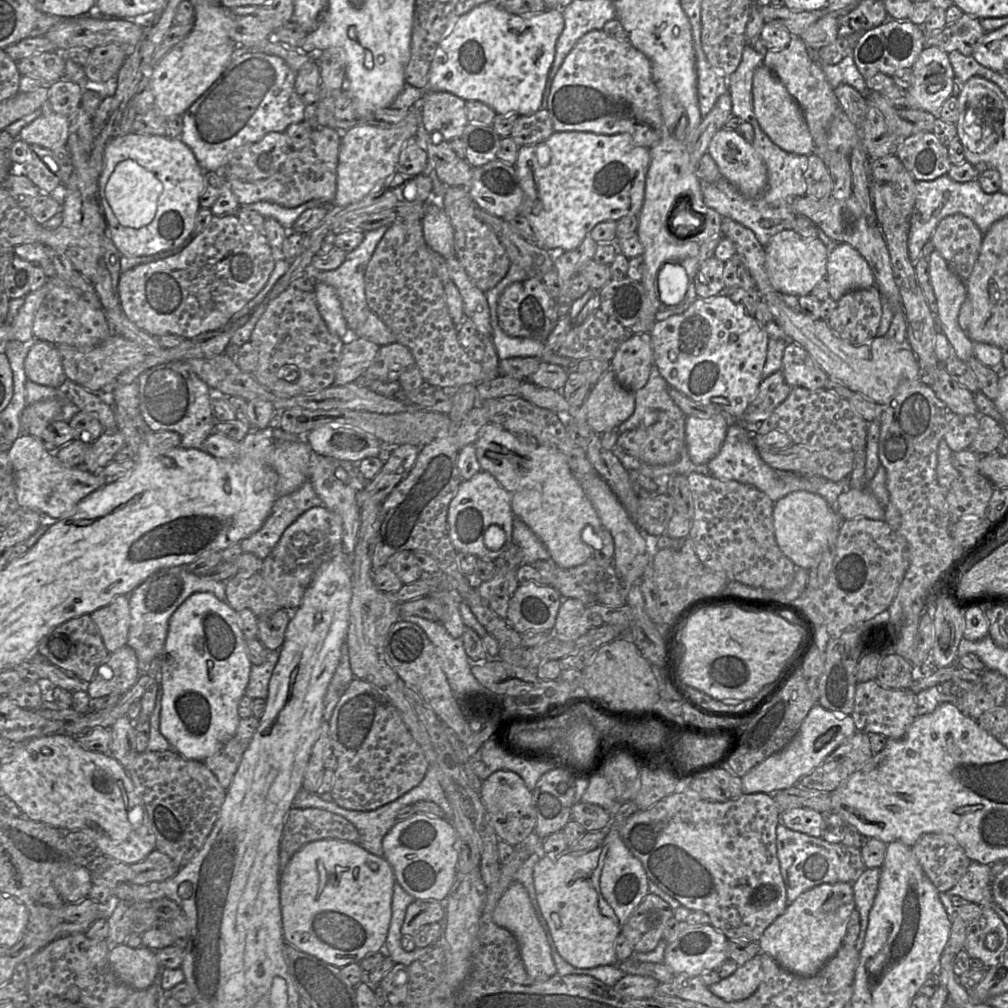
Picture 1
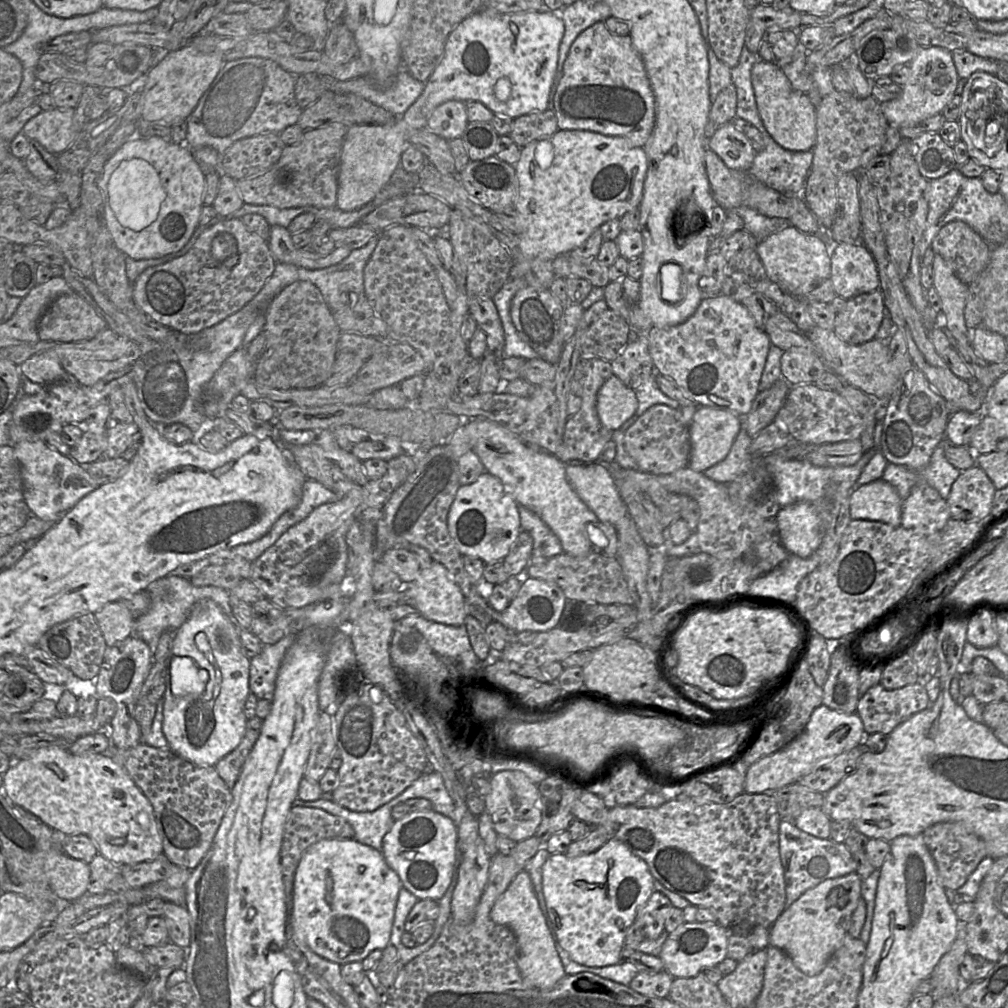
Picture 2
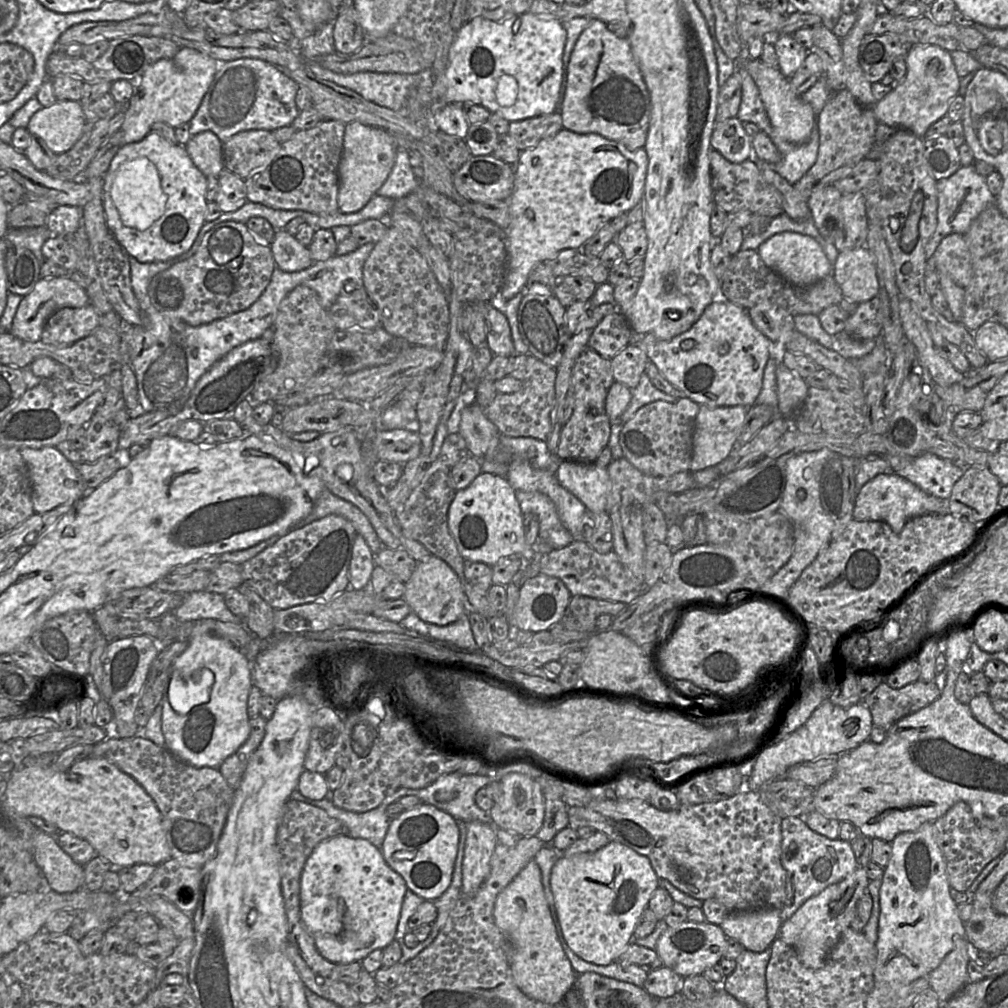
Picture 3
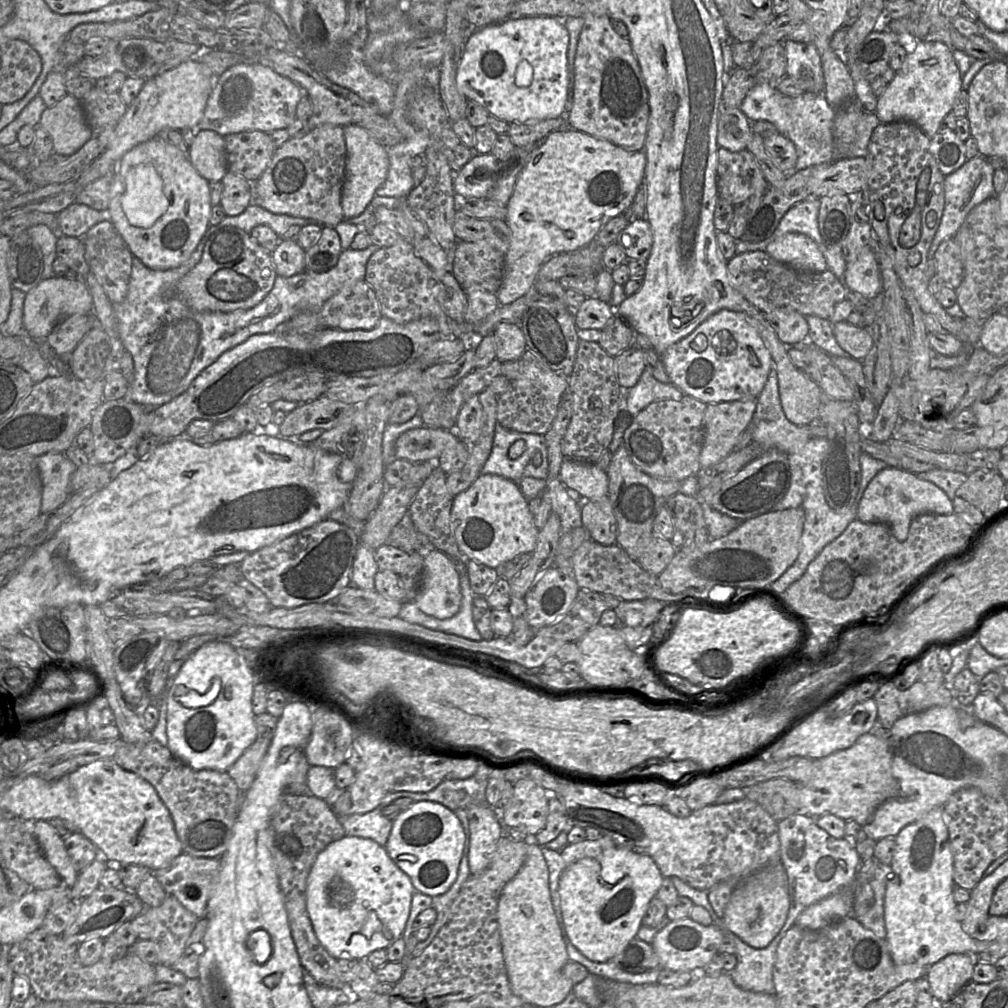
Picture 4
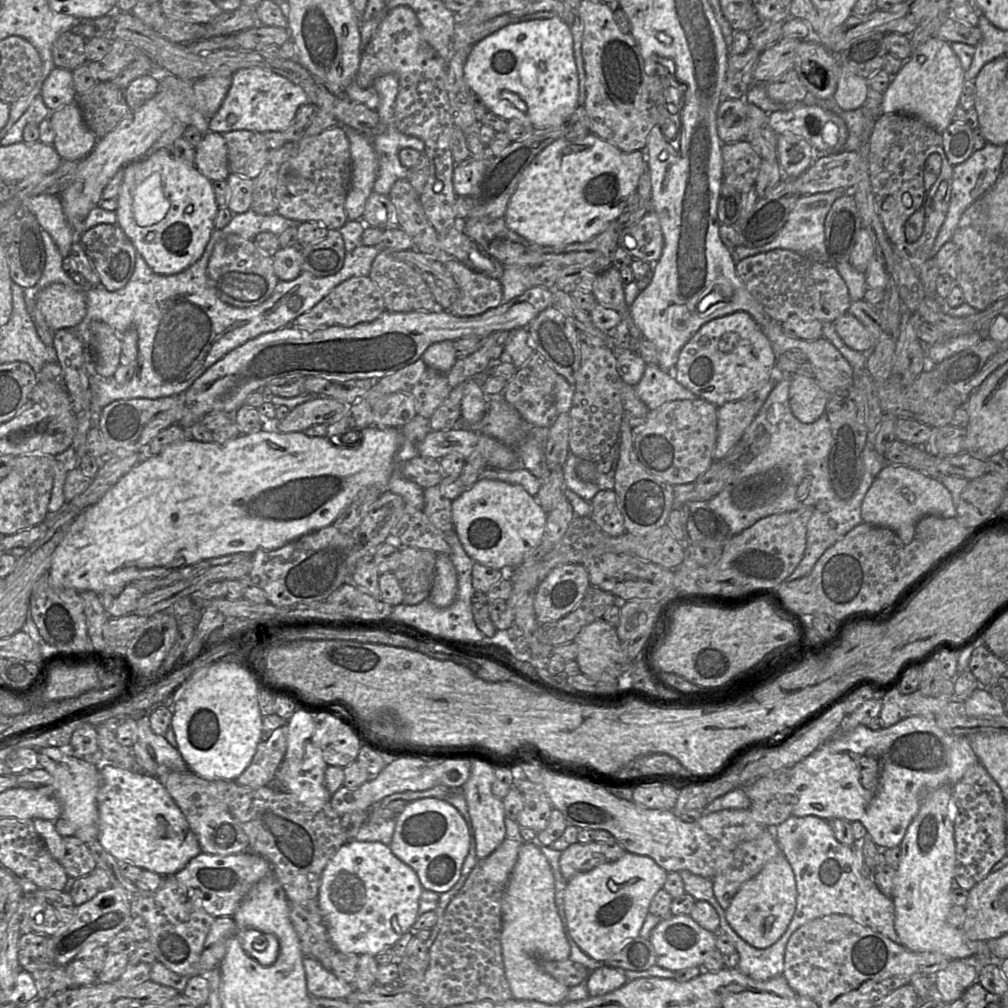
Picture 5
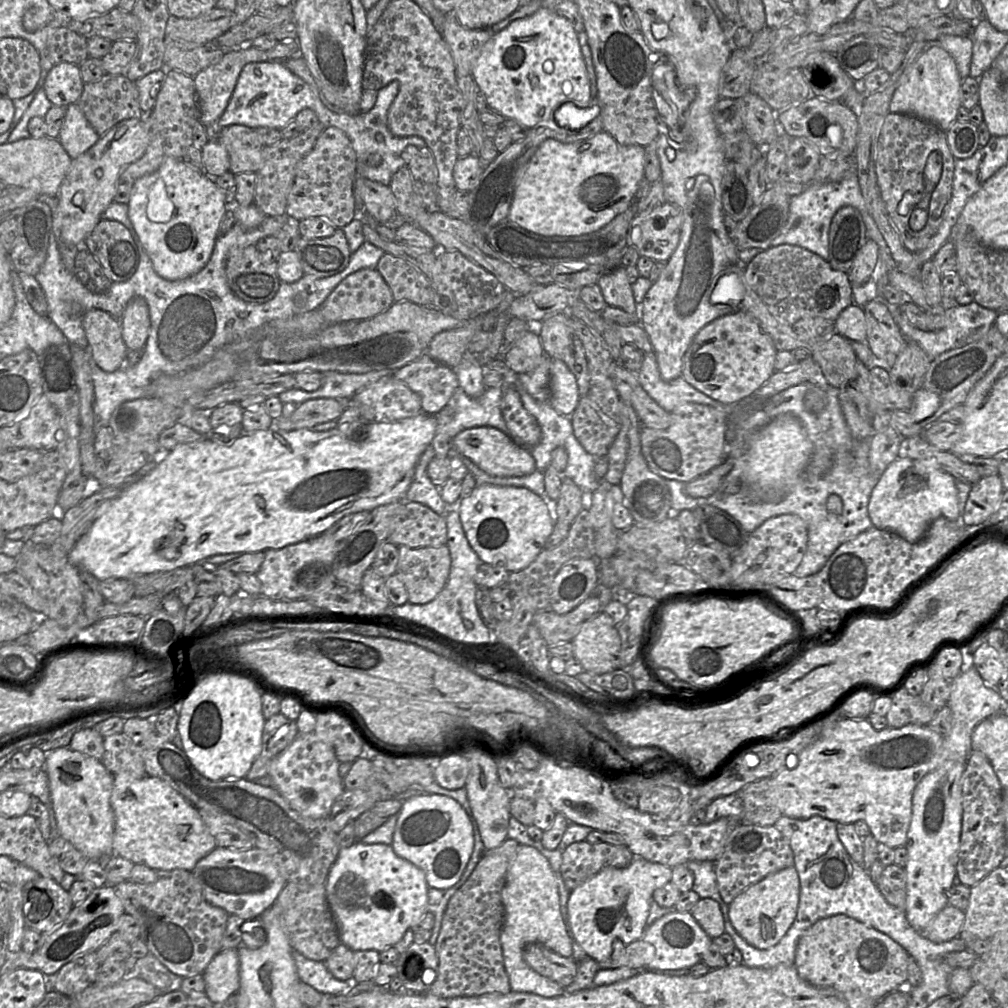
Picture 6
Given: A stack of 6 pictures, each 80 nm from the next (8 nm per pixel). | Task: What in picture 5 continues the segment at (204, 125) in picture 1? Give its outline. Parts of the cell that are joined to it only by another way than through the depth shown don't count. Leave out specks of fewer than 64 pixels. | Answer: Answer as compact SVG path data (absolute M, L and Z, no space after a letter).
M249 67L232 75L231 87L217 113L209 119L209 130L220 134L233 130L259 133L284 132L294 122L298 108L310 103L304 89L268 68Z

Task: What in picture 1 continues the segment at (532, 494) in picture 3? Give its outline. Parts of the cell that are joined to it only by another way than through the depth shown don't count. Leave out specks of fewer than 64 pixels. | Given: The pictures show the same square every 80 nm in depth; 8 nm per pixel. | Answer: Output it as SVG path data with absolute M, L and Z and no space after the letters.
M514 518L512 543L517 545L523 556L523 564L533 564L538 560L551 559L550 553L541 539L520 518Z

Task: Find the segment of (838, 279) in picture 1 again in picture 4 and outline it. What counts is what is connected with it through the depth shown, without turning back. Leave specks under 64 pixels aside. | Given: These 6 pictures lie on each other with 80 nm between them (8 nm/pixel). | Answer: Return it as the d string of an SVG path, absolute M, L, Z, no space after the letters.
M865 247L854 261L846 264L844 284L851 292L873 300L881 293L881 275L875 253Z

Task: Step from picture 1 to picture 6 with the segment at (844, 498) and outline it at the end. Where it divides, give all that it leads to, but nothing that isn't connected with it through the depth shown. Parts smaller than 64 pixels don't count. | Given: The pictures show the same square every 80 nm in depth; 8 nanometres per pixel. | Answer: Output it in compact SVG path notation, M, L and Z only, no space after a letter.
M897 458L880 476L868 504L869 517L874 527L897 533L909 543L918 542L935 519L944 517L955 521L959 517L956 479L941 469L935 460Z

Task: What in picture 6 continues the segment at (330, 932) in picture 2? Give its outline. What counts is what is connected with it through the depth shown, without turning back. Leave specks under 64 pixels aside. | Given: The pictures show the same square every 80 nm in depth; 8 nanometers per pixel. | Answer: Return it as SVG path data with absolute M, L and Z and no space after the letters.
M357 841L340 849L329 870L325 887L341 943L353 951L381 952L394 946L405 931L430 910L429 886L423 870L398 856L387 844Z

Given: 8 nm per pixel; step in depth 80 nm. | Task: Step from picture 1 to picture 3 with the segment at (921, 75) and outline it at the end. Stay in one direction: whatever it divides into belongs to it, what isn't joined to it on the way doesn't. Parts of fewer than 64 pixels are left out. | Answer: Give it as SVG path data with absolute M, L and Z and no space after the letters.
M913 44L905 58L906 77L895 83L894 88L877 101L873 110L878 122L924 138L928 128L947 114L950 103L958 95L960 77L950 52L937 45Z

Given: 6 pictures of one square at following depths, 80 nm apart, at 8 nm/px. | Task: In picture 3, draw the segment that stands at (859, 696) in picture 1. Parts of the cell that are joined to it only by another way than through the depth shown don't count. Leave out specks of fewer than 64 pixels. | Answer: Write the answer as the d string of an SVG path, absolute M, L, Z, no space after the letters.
M883 680L883 682L861 702L870 710L873 726L888 731L892 725L900 719L933 703L939 698L941 692L934 681L924 682L917 680L900 689L893 689Z

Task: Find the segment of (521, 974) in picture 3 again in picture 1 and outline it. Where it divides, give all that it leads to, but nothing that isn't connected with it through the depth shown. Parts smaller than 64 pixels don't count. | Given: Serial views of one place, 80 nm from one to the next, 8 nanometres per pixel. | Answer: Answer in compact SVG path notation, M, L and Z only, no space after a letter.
M513 881L505 890L492 912L492 920L516 938L524 968L530 978L547 980L556 975L557 970L546 933L536 916L528 892L521 883Z

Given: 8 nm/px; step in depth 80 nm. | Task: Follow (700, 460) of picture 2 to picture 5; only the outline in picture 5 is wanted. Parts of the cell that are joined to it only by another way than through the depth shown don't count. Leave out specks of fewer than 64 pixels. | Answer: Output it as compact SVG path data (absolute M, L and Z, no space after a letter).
M771 379L763 387L745 395L737 401L730 401L717 410L717 441L713 452L714 461L726 457L741 440L746 428L751 424L777 382Z

